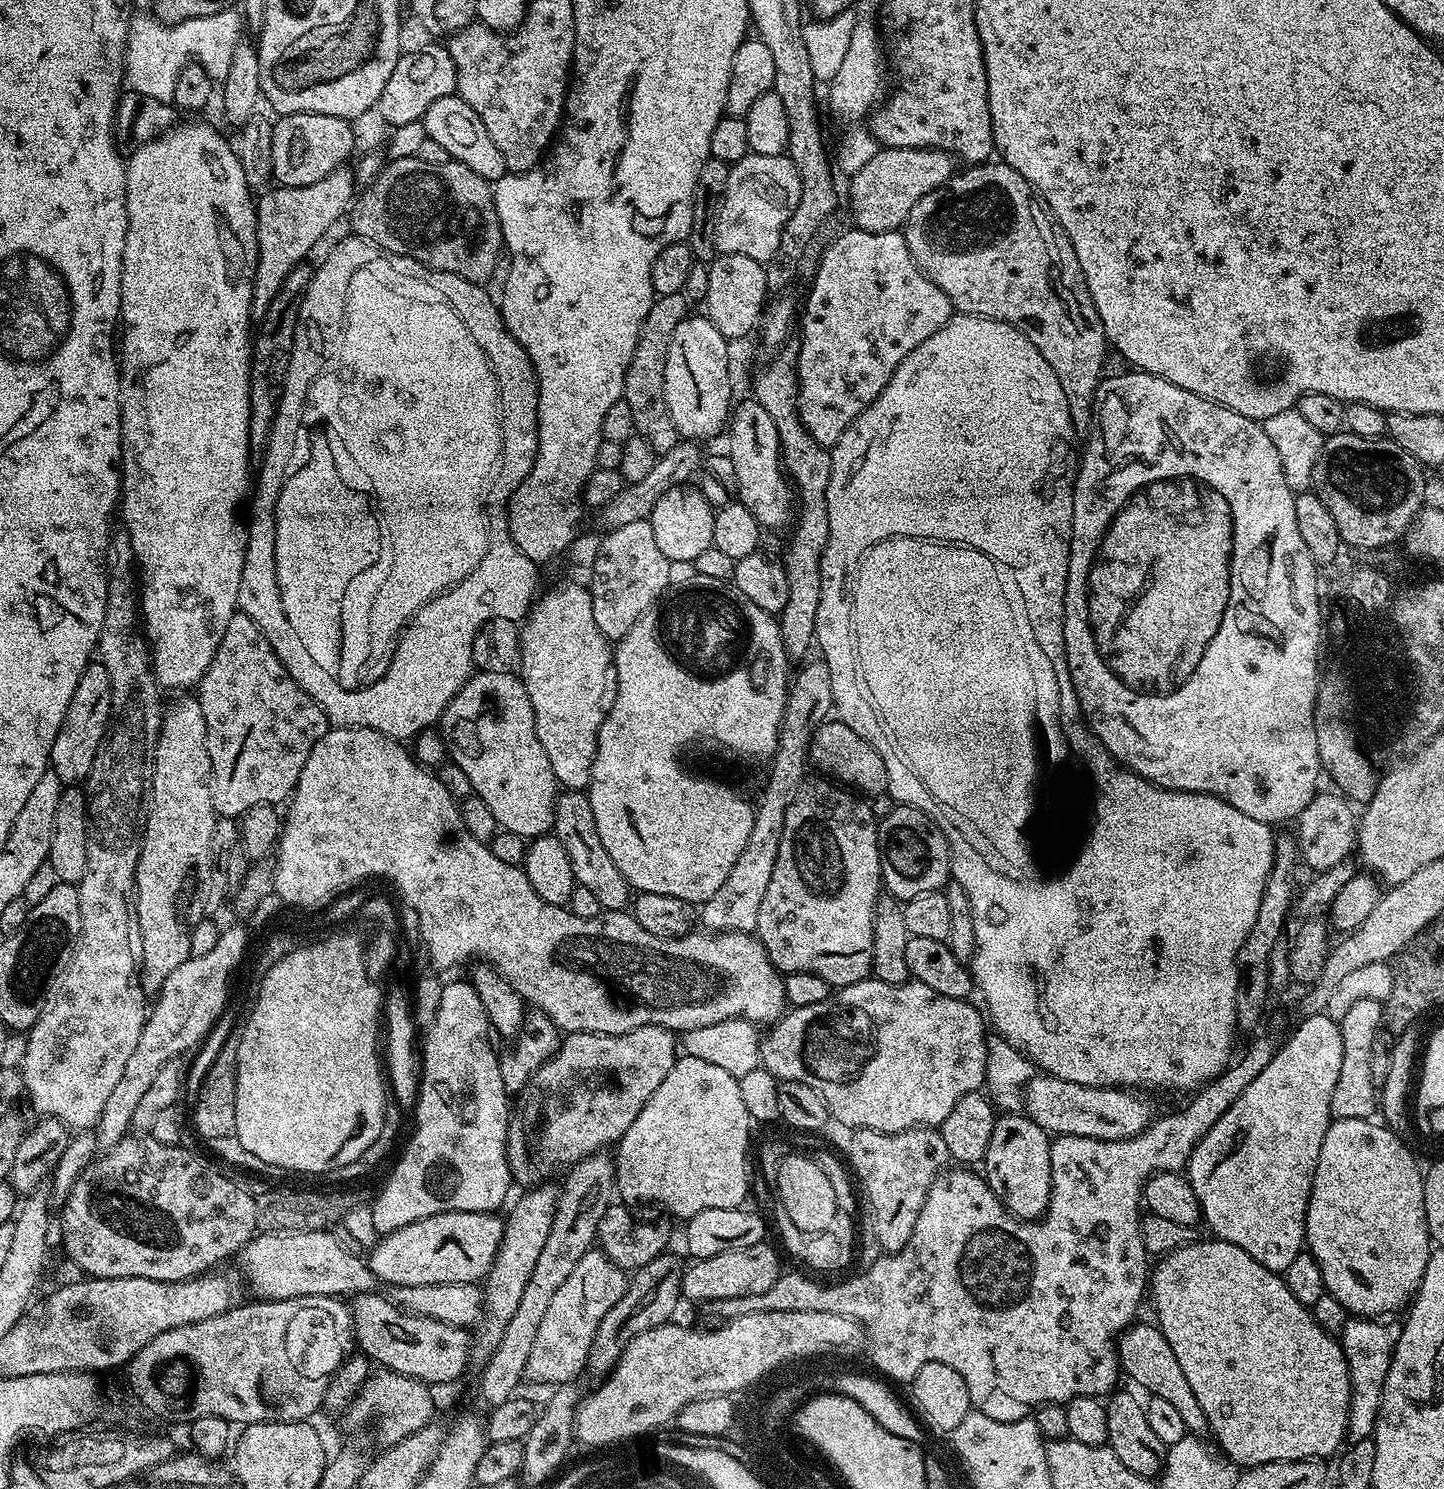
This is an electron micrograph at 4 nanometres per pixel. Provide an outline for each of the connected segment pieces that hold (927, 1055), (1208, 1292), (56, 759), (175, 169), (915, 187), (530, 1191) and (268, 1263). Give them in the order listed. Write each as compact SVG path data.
M869 978L863 980L862 982L854 982L850 986L845 988L837 988L822 1002L814 1002L814 1006L802 1006L801 1008L792 1008L791 1010L785 1011L784 1015L776 1021L775 1024L771 1025L767 1029L766 1035L763 1037L760 1046L760 1059L762 1061L762 1066L770 1074L774 1074L777 1081L789 1080L790 1082L802 1082L806 1086L810 1086L814 1090L818 1090L820 1097L826 1102L828 1111L830 1113L831 1119L833 1121L837 1120L840 1124L845 1124L848 1130L855 1130L858 1128L869 1128L870 1130L878 1130L879 1132L901 1132L902 1130L910 1130L911 1128L922 1128L925 1126L939 1126L947 1115L950 1114L950 1110L953 1110L954 1104L958 1102L960 1098L970 1094L971 1092L980 1092L981 1089L985 1087L986 1077L988 1074L988 1045L990 1043L990 1036L984 1033L984 1024L986 1028L986 1016L979 1007L978 1009L972 1005L973 1001L971 999L959 1000L958 998L946 998L946 994L938 994L938 990L930 990L930 986L926 986L922 982L917 980L909 979L906 984L887 984L881 980L875 978Z
M1200 1238L1195 1243L1174 1249L1167 1255L1161 1255L1155 1261L1150 1272L1150 1300L1152 1296L1153 1302L1156 1303L1155 1323L1162 1330L1166 1342L1174 1346L1178 1366L1182 1366L1182 1374L1186 1374L1186 1382L1190 1382L1190 1390L1194 1390L1194 1398L1198 1398L1198 1406L1202 1406L1206 1414L1211 1436L1213 1435L1220 1443L1219 1451L1241 1469L1253 1468L1266 1462L1323 1461L1324 1456L1335 1457L1341 1451L1348 1435L1348 1411L1350 1410L1350 1374L1339 1339L1333 1333L1322 1330L1322 1326L1318 1326L1318 1322L1312 1317L1311 1307L1303 1305L1294 1298L1281 1273L1266 1270L1266 1266L1250 1258L1250 1254L1242 1250L1242 1246L1234 1246L1225 1240L1207 1239Z
M93 662L86 666L82 678L78 678L78 686L74 686L74 698L70 698L70 706L66 710L66 718L62 718L58 738L54 738L50 768L58 774L61 784L76 786L87 781L90 770L94 766L94 758L98 754L98 746L111 719L110 674L106 674L104 664Z
M180 122L180 123L177 123L177 124L176 124L176 125L175 125L175 126L173 126L173 127L171 127L171 128L169 128L169 129L168 129L168 131L166 131L166 132L163 132L163 133L161 133L161 134L160 134L160 135L157 135L157 136L156 136L156 137L155 137L155 139L152 139L152 140L148 140L148 141L146 141L146 142L145 142L145 143L144 143L144 144L142 144L142 145L140 145L140 146L139 146L139 147L137 147L137 148L136 148L136 149L135 149L135 151L133 151L133 152L132 152L132 153L134 153L134 154L133 154L133 156L132 156L132 157L131 157L131 156L130 156L130 155L129 155L129 156L128 156L128 157L127 157L127 160L126 160L126 214L127 214L127 215L128 215L128 225L127 225L127 226L126 226L126 242L125 242L125 243L124 243L124 249L123 249L123 250L122 250L122 278L121 278L121 279L120 279L120 319L121 319L121 321L122 321L122 335L121 335L121 336L120 336L120 337L119 337L119 340L118 340L118 363L119 363L119 365L120 365L120 421L121 421L121 422L122 422L122 438L121 438L121 439L120 439L120 459L121 459L121 461L122 461L122 483L121 483L121 485L120 485L120 499L119 499L119 501L118 501L118 512L119 512L119 515L121 515L121 514L122 514L122 515L124 515L124 528L125 528L125 529L124 529L124 528L123 528L123 531L124 531L124 532L125 532L125 533L126 533L126 535L127 535L127 537L128 537L128 541L129 541L129 542L130 542L130 543L131 543L131 544L132 544L132 554L133 554L133 557L134 557L134 560L135 560L135 563L136 563L136 564L137 564L137 565L138 565L138 576L139 576L139 579L140 579L140 580L141 580L141 581L142 581L142 595L141 595L141 596L140 596L140 597L139 597L139 600L138 600L138 611L139 611L139 613L140 613L140 615L141 615L141 617L142 617L142 631L143 631L143 633L144 633L144 635L145 635L145 637L146 637L146 639L147 639L147 642L148 642L148 647L149 647L149 649L150 649L150 655L151 655L151 657L152 657L152 672L153 672L153 674L155 674L155 675L156 675L156 682L157 682L157 684L159 684L159 685L160 685L160 687L161 687L161 689L164 689L164 690L168 690L168 688L184 688L184 689L180 689L180 690L188 690L188 689L191 689L191 688L188 688L188 687L190 687L190 686L191 686L191 684L192 684L192 687L193 687L193 686L196 686L196 685L199 685L199 682L200 682L200 679L202 679L202 678L203 678L203 677L204 677L204 671L206 671L206 669L207 669L207 668L208 668L208 667L209 667L209 666L210 666L210 662L211 662L211 661L212 661L212 659L213 659L213 658L214 658L214 654L215 654L215 653L216 653L216 651L217 651L217 650L218 650L218 646L219 646L219 645L220 645L220 643L221 643L221 642L222 642L222 634L226 634L226 626L230 626L230 618L231 618L231 617L232 617L232 616L235 616L235 615L237 615L237 612L238 612L238 609L237 609L237 606L236 606L236 603L237 603L237 602L238 602L238 581L240 581L240 580L241 580L241 579L242 579L242 558L246 558L246 538L247 538L247 537L248 537L248 530L247 530L247 527L246 527L246 524L245 524L245 521L244 521L244 520L243 520L243 519L242 519L242 516L241 516L241 520L240 520L240 503L242 503L242 502L243 502L243 500L244 500L244 503L245 503L245 500L246 500L246 497L247 497L247 496L248 496L248 495L249 495L249 492L250 492L250 472L249 472L249 476L248 476L248 459L250 459L250 453L249 453L249 451L248 451L248 435L249 435L249 434L250 434L250 366L251 366L251 365L252 365L252 342L253 342L253 339L254 339L254 324L253 324L253 320L254 320L254 317L253 317L253 315L252 315L252 310L251 310L251 292L252 292L252 279L253 279L253 278L254 278L254 272L255 272L255 262L256 262L256 255L257 255L257 254L258 254L258 238L257 238L257 237L256 237L256 205L257 205L257 201L256 201L256 200L255 200L255 199L254 199L254 196L253 196L253 193L252 193L252 192L251 192L251 191L250 191L250 189L249 189L249 187L248 187L248 184L247 184L247 180L246 180L246 175L245 175L245 174L243 174L243 168L242 168L242 162L241 162L241 161L240 161L240 157L239 157L239 155L238 155L238 152L237 152L237 149L236 149L236 148L235 148L235 147L233 147L233 146L232 146L232 148L231 148L231 146L230 146L230 145L228 145L228 140L227 140L227 138L226 138L226 137L224 137L224 136L223 136L223 134L222 134L222 133L220 133L220 132L215 132L215 130L214 130L214 129L212 129L212 128L211 128L211 126L210 126L210 125L208 125L208 124L181 124L181 122Z
M881 147L858 170L848 183L848 204L852 207L852 224L864 232L895 232L906 222L910 210L930 190L942 186L954 175L953 157L937 148Z
M551 1183L537 1184L521 1191L524 1193L517 1198L516 1205L512 1209L509 1207L508 1216L503 1217L504 1237L488 1275L482 1281L484 1311L471 1333L473 1361L486 1362L490 1359L498 1342L502 1342L506 1326L510 1326L510 1318L514 1318L514 1310L518 1310L518 1302L522 1302L522 1290L526 1290L530 1274L534 1274L538 1254L542 1254L542 1246L546 1246L546 1238L550 1235L550 1226L554 1226L558 1188Z
M321 1230L318 1232L266 1232L261 1231L259 1234L252 1237L248 1241L245 1248L240 1249L238 1253L238 1261L244 1267L243 1279L246 1281L247 1287L256 1291L255 1295L262 1300L285 1300L286 1298L298 1298L299 1296L334 1296L337 1298L351 1298L362 1294L363 1292L375 1292L378 1288L378 1281L376 1275L370 1270L367 1259L363 1255L355 1256L348 1248L343 1248L340 1245L340 1240L336 1236L331 1236L333 1233L328 1230Z

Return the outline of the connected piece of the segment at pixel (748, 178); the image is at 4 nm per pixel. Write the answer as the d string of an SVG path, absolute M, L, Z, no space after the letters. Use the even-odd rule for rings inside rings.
M749 152L728 169L728 185L724 191L724 199L720 201L720 207L716 213L717 249L721 253L746 254L746 258L754 258L761 262L771 261L779 253L782 230L786 222L790 222L790 214L794 214L798 206L801 190L802 182L798 178L798 170L787 154L775 156L774 154Z

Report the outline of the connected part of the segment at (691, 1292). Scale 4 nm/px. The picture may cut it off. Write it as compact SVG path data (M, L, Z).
M761 1242L754 1246L742 1246L739 1250L726 1250L726 1254L714 1254L705 1260L693 1259L691 1263L685 1267L680 1287L685 1301L715 1302L766 1294L766 1290L770 1290L770 1286L774 1286L774 1282L782 1274L780 1256L768 1245L768 1242Z

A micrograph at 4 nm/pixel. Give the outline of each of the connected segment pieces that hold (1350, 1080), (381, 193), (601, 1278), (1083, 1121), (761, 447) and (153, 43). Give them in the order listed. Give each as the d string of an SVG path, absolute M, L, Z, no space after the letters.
M1359 1000L1346 1010L1338 1023L1342 1034L1342 1070L1338 1073L1338 1086L1334 1086L1334 1098L1330 1098L1330 1110L1338 1120L1358 1118L1367 1120L1378 1112L1378 1089L1370 1075L1370 1053L1374 1046L1374 1034L1382 1031L1384 1005L1378 1000Z
M417 156L404 157L401 160L393 159L391 162L385 163L383 165L380 175L377 176L375 180L371 181L371 183L369 183L365 188L368 189L366 189L365 192L363 189L363 191L361 191L359 195L355 197L354 203L351 205L350 208L350 217L352 216L351 231L355 233L355 235L359 236L361 240L366 240L368 241L368 243L376 245L377 248L384 249L384 251L386 252L393 252L394 254L398 254L399 256L408 256L411 258L411 260L416 261L417 265L423 266L425 269L434 272L449 272L450 274L458 274L462 278L466 278L470 282L474 282L475 284L484 284L485 282L488 282L488 279L490 279L492 275L495 274L496 263L499 262L500 256L502 260L502 253L505 251L505 247L504 247L504 235L502 234L502 226L500 225L500 219L498 218L498 210L496 209L496 197L494 195L494 188L493 185L489 183L489 181L485 180L478 174L474 173L472 170L470 170L470 167L468 167L466 164L463 164L462 161L453 160L450 158L442 166L430 166L430 162L422 162L421 160L419 160Z
M587 1252L551 1299L550 1308L538 1325L538 1334L534 1337L523 1379L551 1386L573 1383L577 1379L575 1376L587 1367L590 1346L602 1318L606 1318L610 1306L614 1306L614 1302L626 1294L628 1282L625 1269L616 1267L603 1252Z
M1047 1074L1033 1075L1032 1081L1025 1084L1022 1089L1023 1111L1042 1130L1057 1136L1078 1136L1080 1138L1098 1138L1099 1140L1125 1140L1136 1136L1139 1132L1145 1132L1154 1119L1152 1113L1152 1100L1148 1094L1137 1094L1132 1090L1123 1088L1095 1088L1094 1086L1082 1086L1078 1082L1066 1082L1057 1076Z
M755 398L747 399L741 404L739 401L731 409L730 419L726 425L726 454L730 462L734 462L734 475L738 477L736 496L739 503L744 504L746 510L750 510L750 514L754 514L761 529L787 529L793 523L798 501L780 459L778 426L774 426L774 418L766 414L766 409Z
M235 9L184 19L176 24L165 24L142 10L133 11L129 15L127 48L124 51L125 83L131 91L171 103L178 74L192 61L202 65L213 80L223 80L243 34L243 19Z

